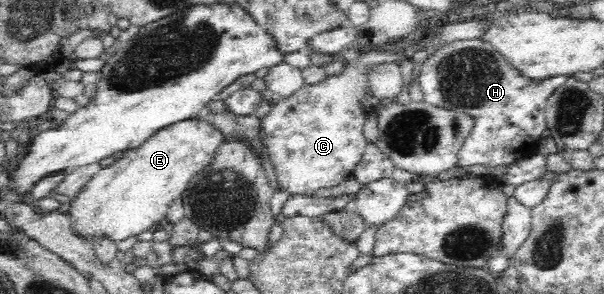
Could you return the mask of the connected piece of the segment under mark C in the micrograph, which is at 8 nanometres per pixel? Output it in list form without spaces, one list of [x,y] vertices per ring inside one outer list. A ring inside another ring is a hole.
[[[388,50],[358,51],[356,62],[344,66],[338,75],[328,75],[324,80],[314,84],[304,84],[290,96],[277,98],[270,112],[262,118],[262,130],[266,134],[266,148],[278,180],[280,192],[286,194],[314,195],[319,188],[330,188],[340,182],[352,178],[352,174],[365,151],[366,139],[363,126],[367,119],[368,110],[361,107],[359,98],[367,95],[369,86],[365,72],[372,66],[383,62],[400,64],[406,56],[404,53]]]

